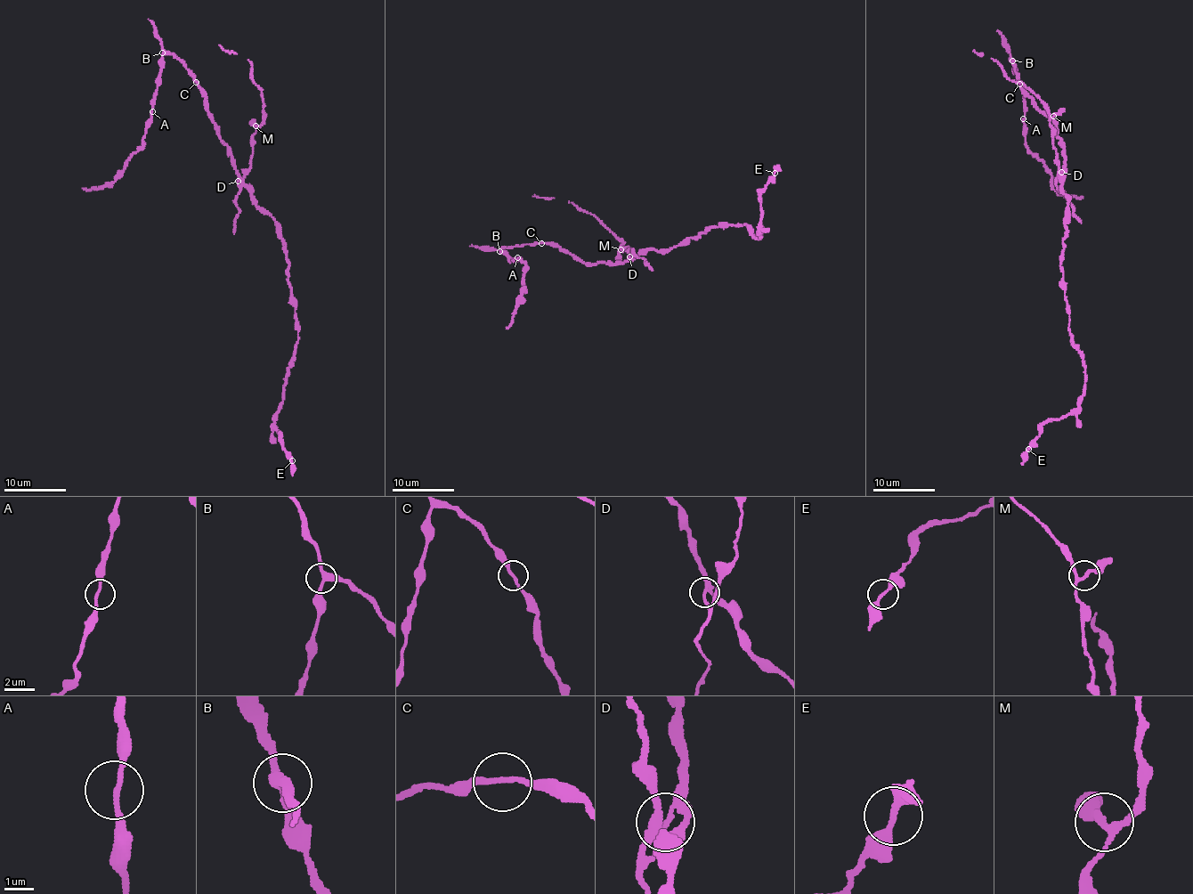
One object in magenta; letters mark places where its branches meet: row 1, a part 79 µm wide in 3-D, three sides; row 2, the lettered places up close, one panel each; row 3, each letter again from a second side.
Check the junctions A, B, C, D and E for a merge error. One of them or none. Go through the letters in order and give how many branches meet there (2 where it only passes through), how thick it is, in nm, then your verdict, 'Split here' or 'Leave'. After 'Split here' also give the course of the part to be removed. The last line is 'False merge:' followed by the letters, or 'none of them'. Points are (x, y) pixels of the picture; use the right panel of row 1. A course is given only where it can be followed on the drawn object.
A: Branches: 2. Thickness 160 nm. Leave
B: Branches: 3. Thickness 280 nm. Leave
C: Branches: 2. Thickness 190 nm. Leave
D: Branches: 3. Thickness 160 nm. Split here
E: Branches: 2. Thickness 200 nm. Leave
False merge: D

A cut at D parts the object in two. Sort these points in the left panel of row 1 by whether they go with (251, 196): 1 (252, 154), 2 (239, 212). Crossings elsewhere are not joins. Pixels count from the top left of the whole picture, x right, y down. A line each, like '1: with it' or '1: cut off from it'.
1: cut off from it
2: cut off from it

